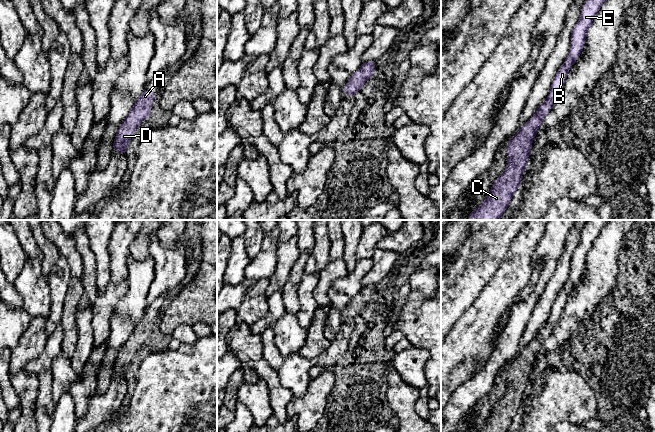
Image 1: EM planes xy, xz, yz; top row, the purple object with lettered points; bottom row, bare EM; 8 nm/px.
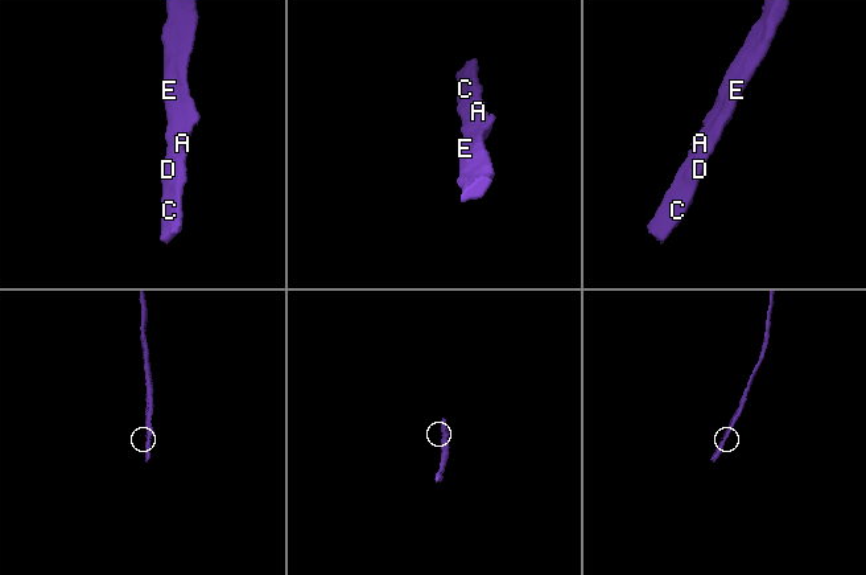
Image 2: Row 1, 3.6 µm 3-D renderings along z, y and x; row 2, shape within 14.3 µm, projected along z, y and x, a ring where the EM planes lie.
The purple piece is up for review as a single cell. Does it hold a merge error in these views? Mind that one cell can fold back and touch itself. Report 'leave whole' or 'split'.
leave whole

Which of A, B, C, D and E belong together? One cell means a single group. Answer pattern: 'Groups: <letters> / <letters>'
Groups: A B C D E

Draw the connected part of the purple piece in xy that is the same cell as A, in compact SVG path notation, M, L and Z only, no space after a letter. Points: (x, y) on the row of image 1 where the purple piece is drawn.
M150 89L145 90L141 96L134 101L133 107L122 125L118 128L113 149L119 154L126 154L128 142L138 128L138 125L145 121L151 114L150 103L155 100L155 95Z

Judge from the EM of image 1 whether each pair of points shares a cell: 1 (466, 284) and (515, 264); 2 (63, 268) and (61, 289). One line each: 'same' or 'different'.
1: different
2: same

